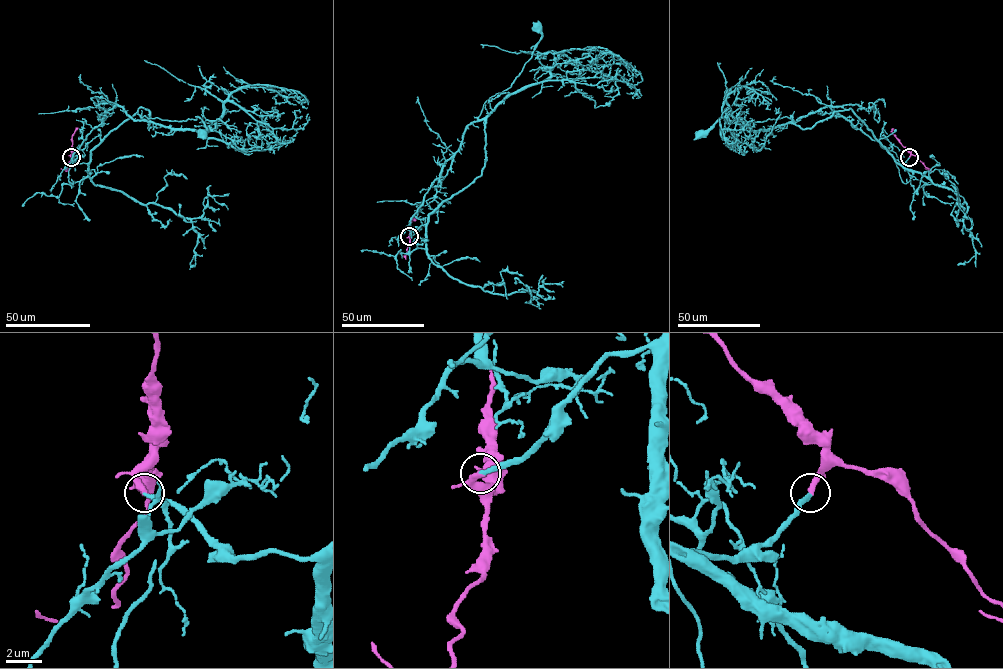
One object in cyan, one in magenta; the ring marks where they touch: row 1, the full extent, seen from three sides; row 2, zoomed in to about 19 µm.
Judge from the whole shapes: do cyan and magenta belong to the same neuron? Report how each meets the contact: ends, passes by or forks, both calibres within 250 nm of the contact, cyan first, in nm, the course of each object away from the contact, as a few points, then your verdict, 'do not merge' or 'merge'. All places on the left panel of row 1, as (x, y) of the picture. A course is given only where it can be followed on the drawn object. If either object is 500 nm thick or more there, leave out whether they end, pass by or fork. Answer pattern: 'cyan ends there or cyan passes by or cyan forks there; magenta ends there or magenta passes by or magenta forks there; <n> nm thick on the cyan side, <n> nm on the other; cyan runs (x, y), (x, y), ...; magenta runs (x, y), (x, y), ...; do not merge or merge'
cyan ends there; magenta ends there; 240 nm thick on the cyan side, 320 nm on the other; cyan runs (71, 157), (88, 163), (140, 107), (148, 127), (144, 116), (199, 116), (201, 133); magenta runs (71, 157), (72, 135), (78, 128); merge

